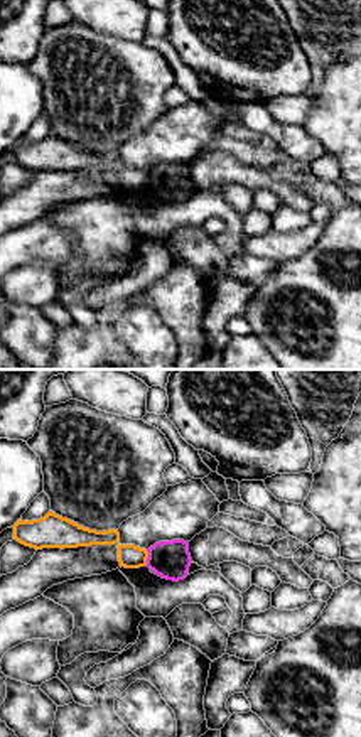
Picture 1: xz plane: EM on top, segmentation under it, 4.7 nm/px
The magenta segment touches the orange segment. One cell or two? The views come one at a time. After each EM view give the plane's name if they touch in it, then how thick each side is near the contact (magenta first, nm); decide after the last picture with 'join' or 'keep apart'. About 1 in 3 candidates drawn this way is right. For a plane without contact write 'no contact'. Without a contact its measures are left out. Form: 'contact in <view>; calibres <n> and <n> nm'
contact in xz; calibres 180 and 110 nm

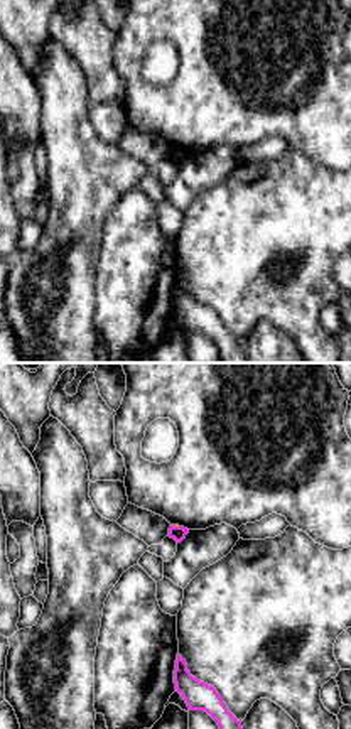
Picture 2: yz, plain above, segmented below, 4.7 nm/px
contact in yz; calibres 70 and 20 nm

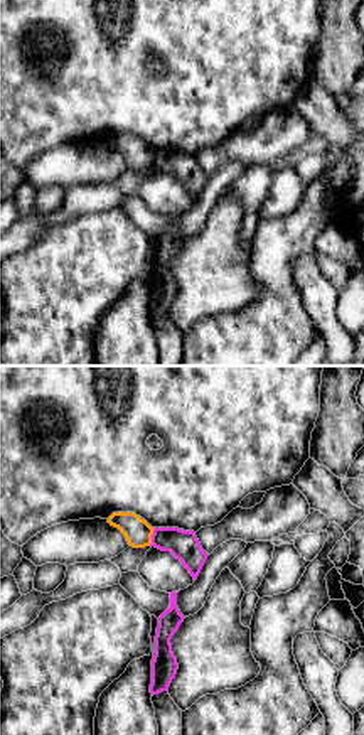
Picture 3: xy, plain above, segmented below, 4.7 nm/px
contact in xy; calibres 140 and 130 nm

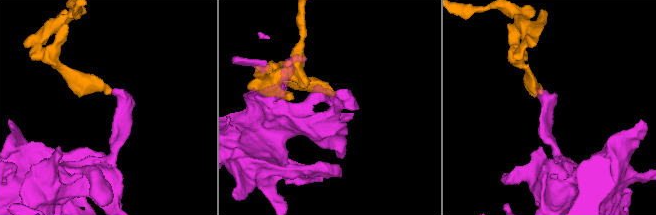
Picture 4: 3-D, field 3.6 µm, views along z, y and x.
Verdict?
keep apart

